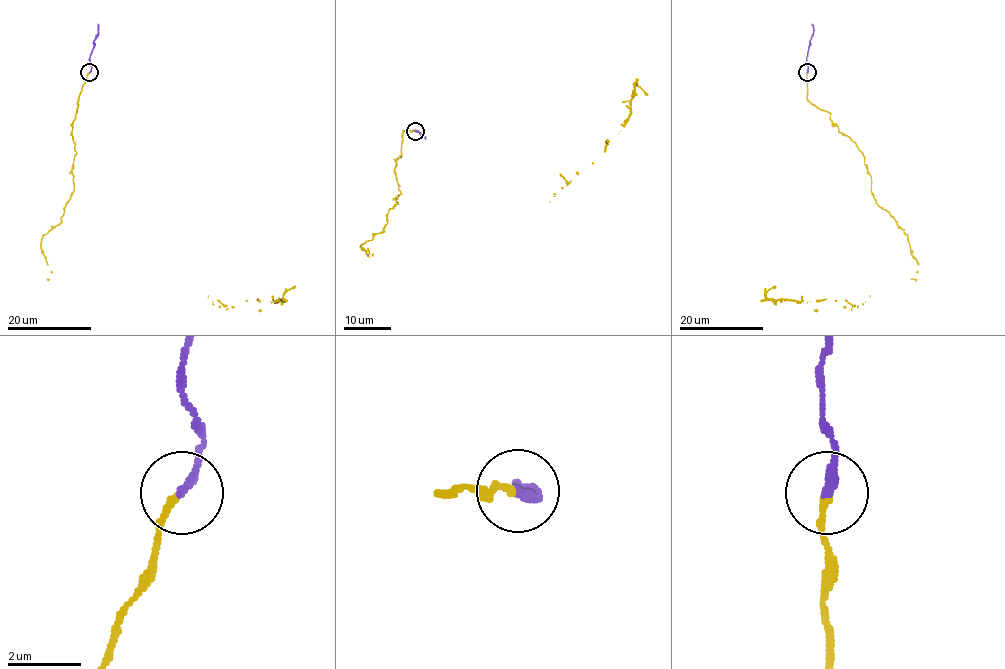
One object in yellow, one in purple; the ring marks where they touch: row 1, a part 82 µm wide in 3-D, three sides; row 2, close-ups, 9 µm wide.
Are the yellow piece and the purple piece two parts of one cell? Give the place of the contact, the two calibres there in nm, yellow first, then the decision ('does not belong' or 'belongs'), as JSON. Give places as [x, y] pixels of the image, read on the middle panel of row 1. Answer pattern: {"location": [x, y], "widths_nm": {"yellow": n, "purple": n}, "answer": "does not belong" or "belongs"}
{"location": [415, 131], "widths_nm": {"yellow": 180, "purple": 240}, "answer": "belongs"}

